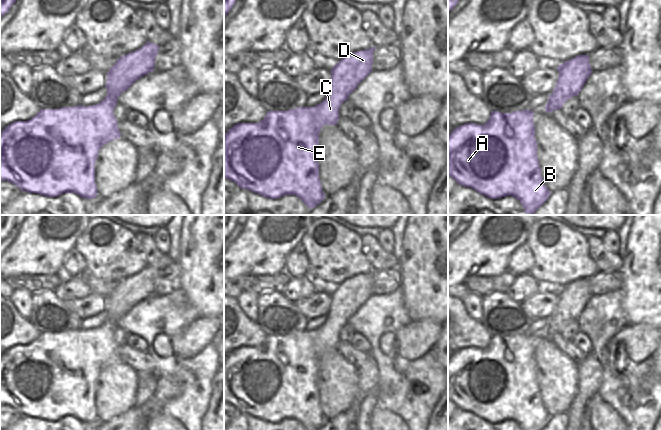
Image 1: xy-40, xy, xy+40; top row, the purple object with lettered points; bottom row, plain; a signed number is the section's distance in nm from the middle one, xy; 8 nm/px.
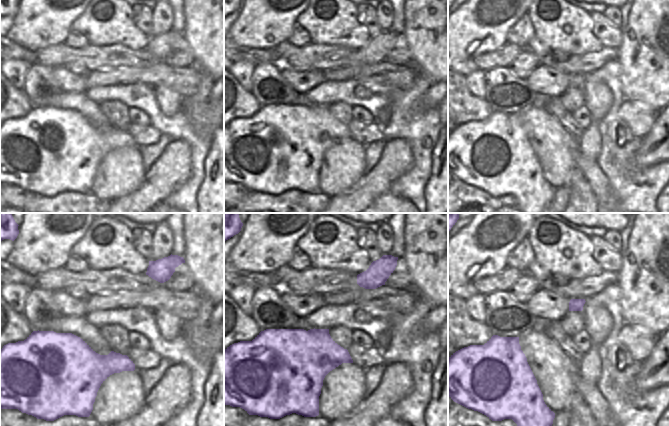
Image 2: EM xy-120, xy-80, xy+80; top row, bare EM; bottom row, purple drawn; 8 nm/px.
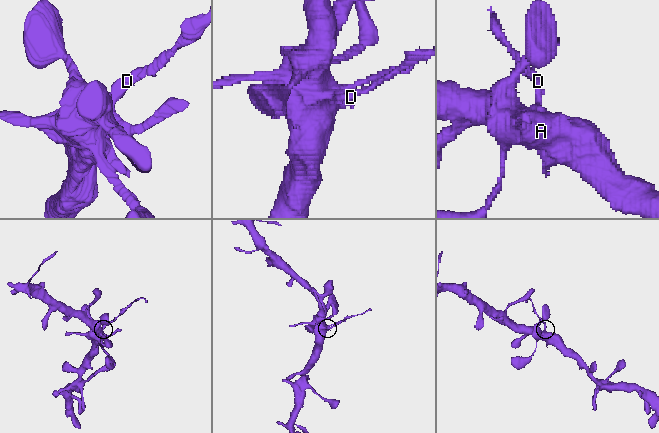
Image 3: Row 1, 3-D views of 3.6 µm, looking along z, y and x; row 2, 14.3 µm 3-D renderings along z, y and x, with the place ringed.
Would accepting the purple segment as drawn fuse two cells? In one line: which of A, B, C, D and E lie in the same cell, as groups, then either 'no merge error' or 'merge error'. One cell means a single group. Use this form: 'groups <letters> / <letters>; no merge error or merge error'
groups A B C E / D; merge error

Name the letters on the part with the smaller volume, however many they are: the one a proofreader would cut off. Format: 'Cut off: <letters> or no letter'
Cut off: D

